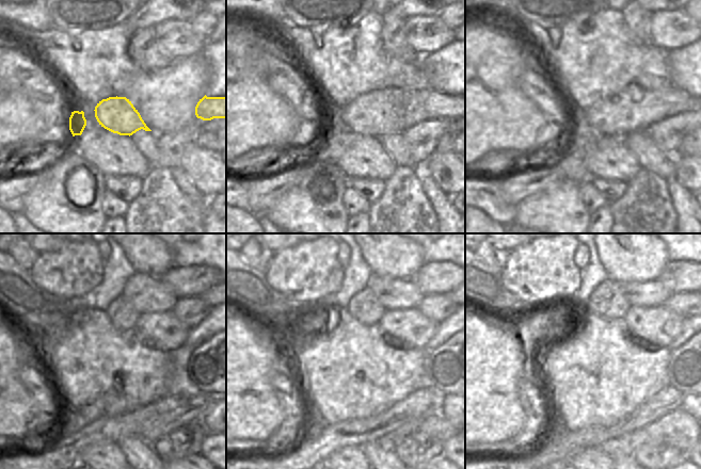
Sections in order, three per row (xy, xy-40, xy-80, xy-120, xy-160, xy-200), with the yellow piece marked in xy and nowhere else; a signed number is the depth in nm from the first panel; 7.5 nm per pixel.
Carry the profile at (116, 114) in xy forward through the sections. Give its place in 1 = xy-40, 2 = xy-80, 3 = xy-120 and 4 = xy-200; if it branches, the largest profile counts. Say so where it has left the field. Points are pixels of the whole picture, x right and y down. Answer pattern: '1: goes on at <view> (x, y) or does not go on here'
1: goes on at xy-40 (378, 113)
2: goes on at xy-80 (624, 112)
3: goes on at xy-120 (163, 341)
4: goes on at xy-200 (642, 339)

